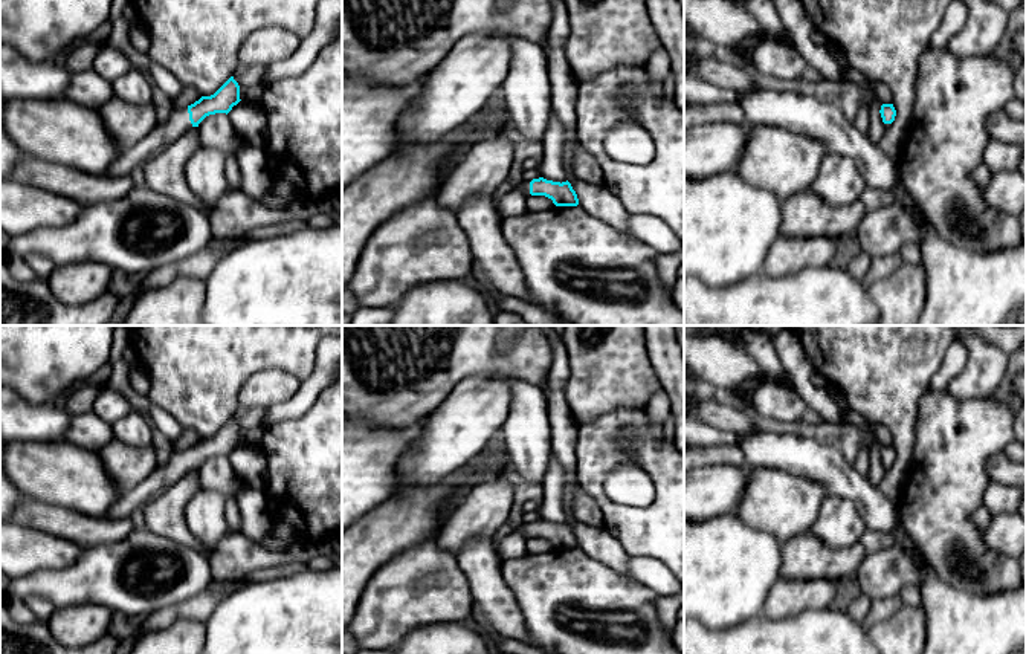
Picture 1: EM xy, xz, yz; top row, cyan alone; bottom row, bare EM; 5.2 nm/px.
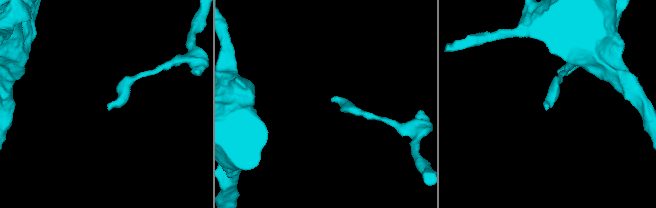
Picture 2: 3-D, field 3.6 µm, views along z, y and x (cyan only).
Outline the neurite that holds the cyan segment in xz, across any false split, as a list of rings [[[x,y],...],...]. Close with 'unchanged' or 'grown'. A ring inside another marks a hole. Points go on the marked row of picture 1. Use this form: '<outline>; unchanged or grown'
[[[544,177],[533,180],[522,180],[516,189],[524,191],[527,196],[545,196],[553,200],[556,206],[577,206],[579,199],[571,183],[553,182]]]; grown

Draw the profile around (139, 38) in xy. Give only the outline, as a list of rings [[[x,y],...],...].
[[[130,14],[130,21],[128,21],[128,37],[130,43],[137,52],[147,53],[150,49],[150,37],[144,26],[137,21],[134,15]]]

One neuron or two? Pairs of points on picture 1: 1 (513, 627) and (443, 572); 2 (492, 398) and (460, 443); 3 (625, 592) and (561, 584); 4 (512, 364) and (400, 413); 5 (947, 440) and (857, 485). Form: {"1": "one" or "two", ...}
{"1": "two", "2": "one", "3": "one", "4": "one", "5": "two"}

